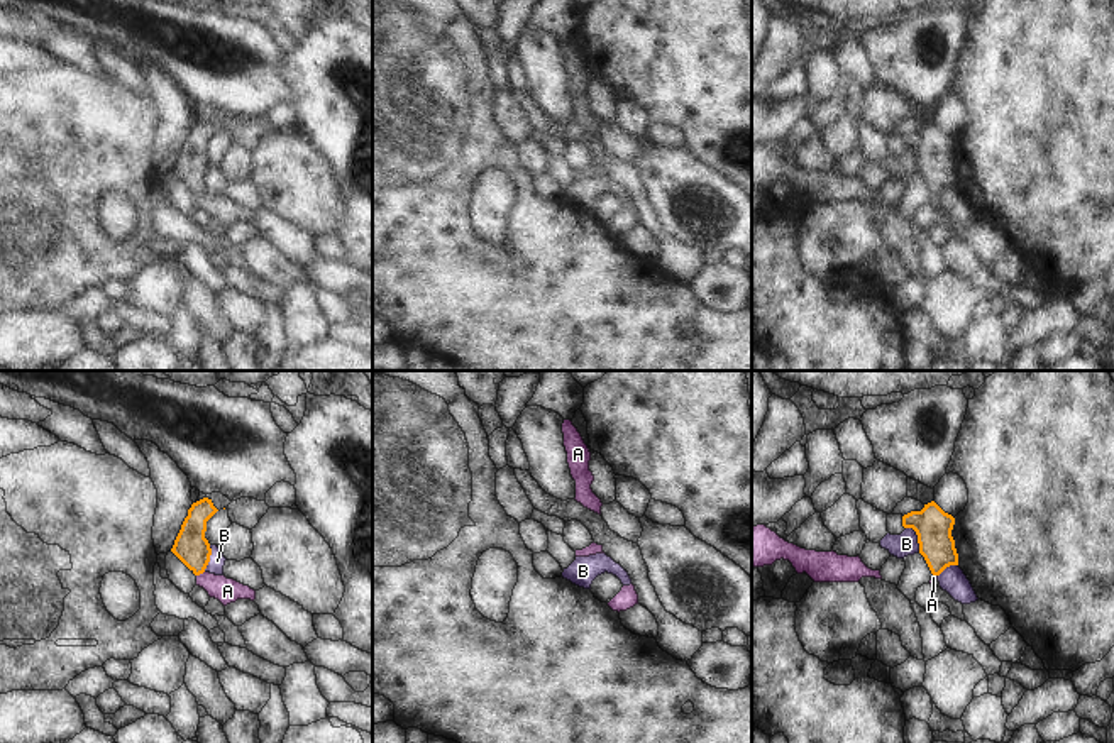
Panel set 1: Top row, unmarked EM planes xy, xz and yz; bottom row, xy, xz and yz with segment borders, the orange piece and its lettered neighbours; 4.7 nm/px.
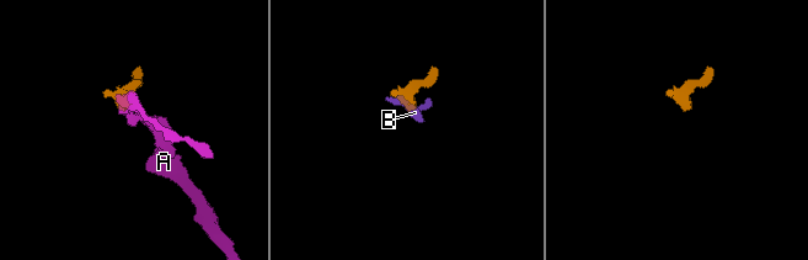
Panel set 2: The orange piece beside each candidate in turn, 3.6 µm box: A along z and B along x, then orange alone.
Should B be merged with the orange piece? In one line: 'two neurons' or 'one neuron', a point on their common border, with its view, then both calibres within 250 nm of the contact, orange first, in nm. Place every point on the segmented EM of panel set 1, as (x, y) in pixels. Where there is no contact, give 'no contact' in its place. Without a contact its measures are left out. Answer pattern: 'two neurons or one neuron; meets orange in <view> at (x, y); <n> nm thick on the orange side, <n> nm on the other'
two neurons; meets orange in yz at (918, 537); 180 nm thick on the orange side, 110 nm on the other

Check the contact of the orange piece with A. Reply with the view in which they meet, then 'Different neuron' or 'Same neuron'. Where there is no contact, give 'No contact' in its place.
Touches orange in xy. Same neuron.

